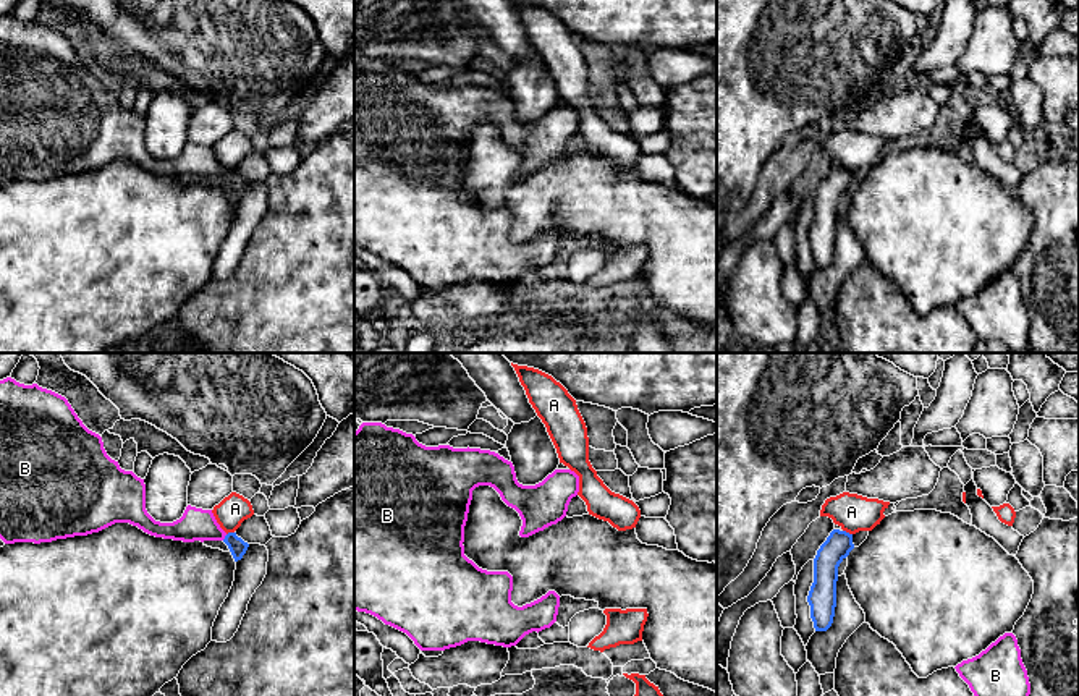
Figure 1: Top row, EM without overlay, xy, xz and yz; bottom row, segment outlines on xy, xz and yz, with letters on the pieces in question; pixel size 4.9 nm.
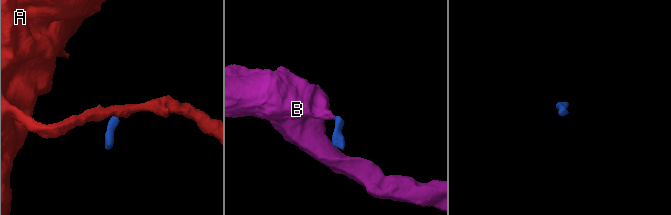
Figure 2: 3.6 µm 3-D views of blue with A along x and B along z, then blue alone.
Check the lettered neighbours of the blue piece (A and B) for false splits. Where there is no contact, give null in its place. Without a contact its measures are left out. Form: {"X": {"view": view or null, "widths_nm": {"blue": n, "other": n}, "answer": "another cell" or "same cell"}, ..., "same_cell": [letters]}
{"A": {"view": "yz", "widths_nm": {"blue": 140, "other": 180}, "answer": "another cell"}, "B": {"view": "xy", "widths_nm": {"blue": 90, "other": 160}, "answer": "same cell"}, "same_cell": ["B"]}

